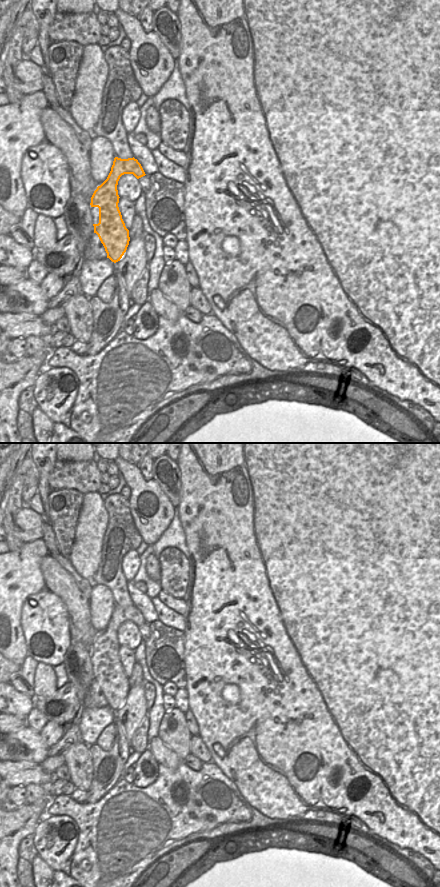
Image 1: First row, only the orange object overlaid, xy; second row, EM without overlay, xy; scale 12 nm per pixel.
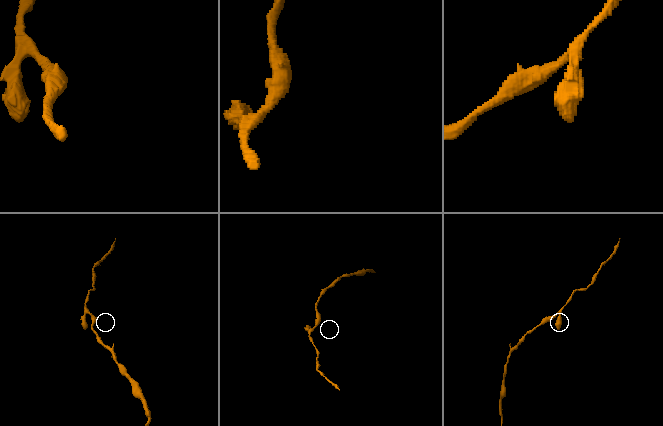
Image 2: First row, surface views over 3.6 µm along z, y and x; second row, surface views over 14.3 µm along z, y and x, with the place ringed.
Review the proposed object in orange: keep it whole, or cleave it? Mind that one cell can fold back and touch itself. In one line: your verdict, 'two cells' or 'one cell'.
one cell

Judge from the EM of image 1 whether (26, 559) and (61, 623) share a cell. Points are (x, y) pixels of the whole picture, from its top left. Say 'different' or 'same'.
different

